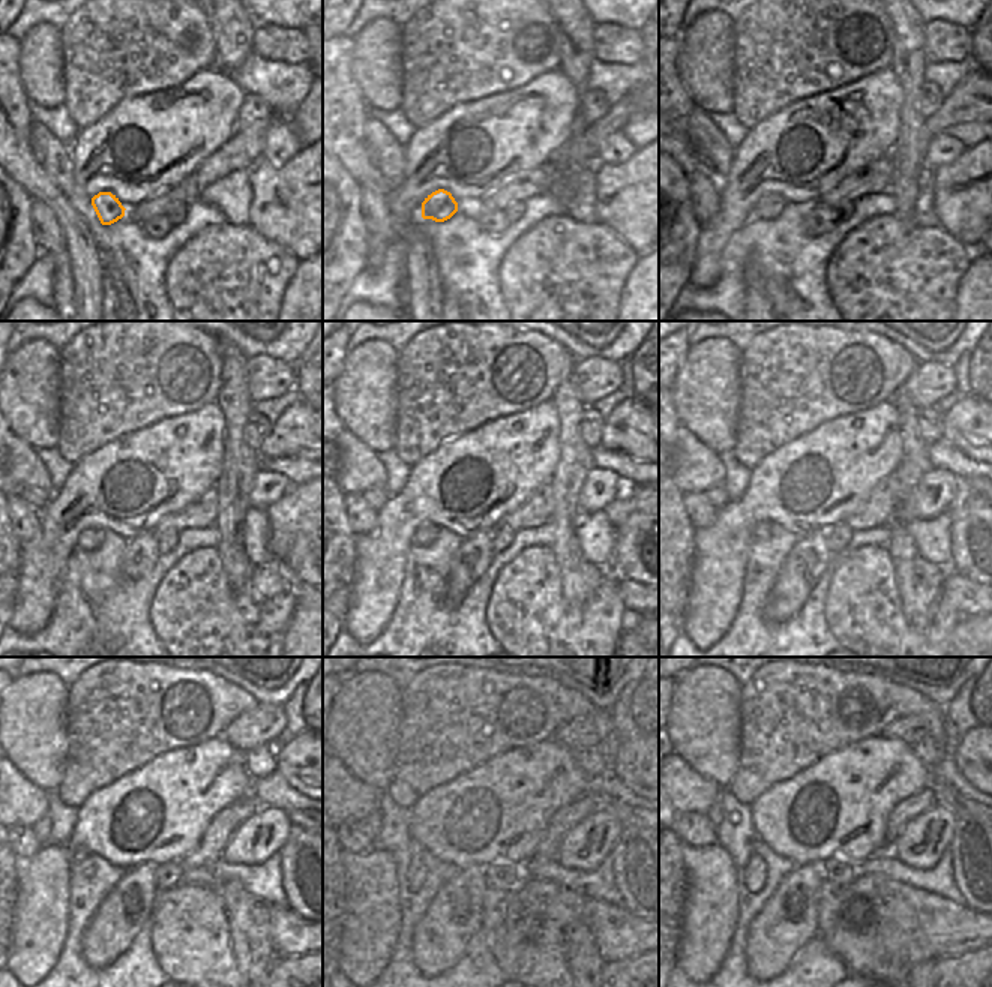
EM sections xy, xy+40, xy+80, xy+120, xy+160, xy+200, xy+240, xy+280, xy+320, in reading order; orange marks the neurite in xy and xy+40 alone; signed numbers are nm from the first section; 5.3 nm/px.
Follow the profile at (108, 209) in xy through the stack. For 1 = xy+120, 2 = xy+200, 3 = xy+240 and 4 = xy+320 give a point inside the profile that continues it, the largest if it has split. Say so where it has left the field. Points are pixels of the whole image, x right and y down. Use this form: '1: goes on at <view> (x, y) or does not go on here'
1: goes on at xy+120 (90, 539)
2: goes on at xy+200 (761, 531)
3: goes on at xy+240 (87, 872)
4: goes on at xy+320 (755, 869)

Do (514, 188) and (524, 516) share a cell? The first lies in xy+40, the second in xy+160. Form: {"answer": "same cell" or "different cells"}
{"answer": "same cell"}

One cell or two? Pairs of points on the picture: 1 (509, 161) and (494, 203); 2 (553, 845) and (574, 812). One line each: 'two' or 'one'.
1: two
2: one

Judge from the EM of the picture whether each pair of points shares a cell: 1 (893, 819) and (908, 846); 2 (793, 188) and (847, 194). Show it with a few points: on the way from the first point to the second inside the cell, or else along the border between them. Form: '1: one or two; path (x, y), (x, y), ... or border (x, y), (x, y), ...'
1: two; border (928, 810), (911, 818), (889, 849)
2: two; border (856, 171), (836, 182), (818, 198)

